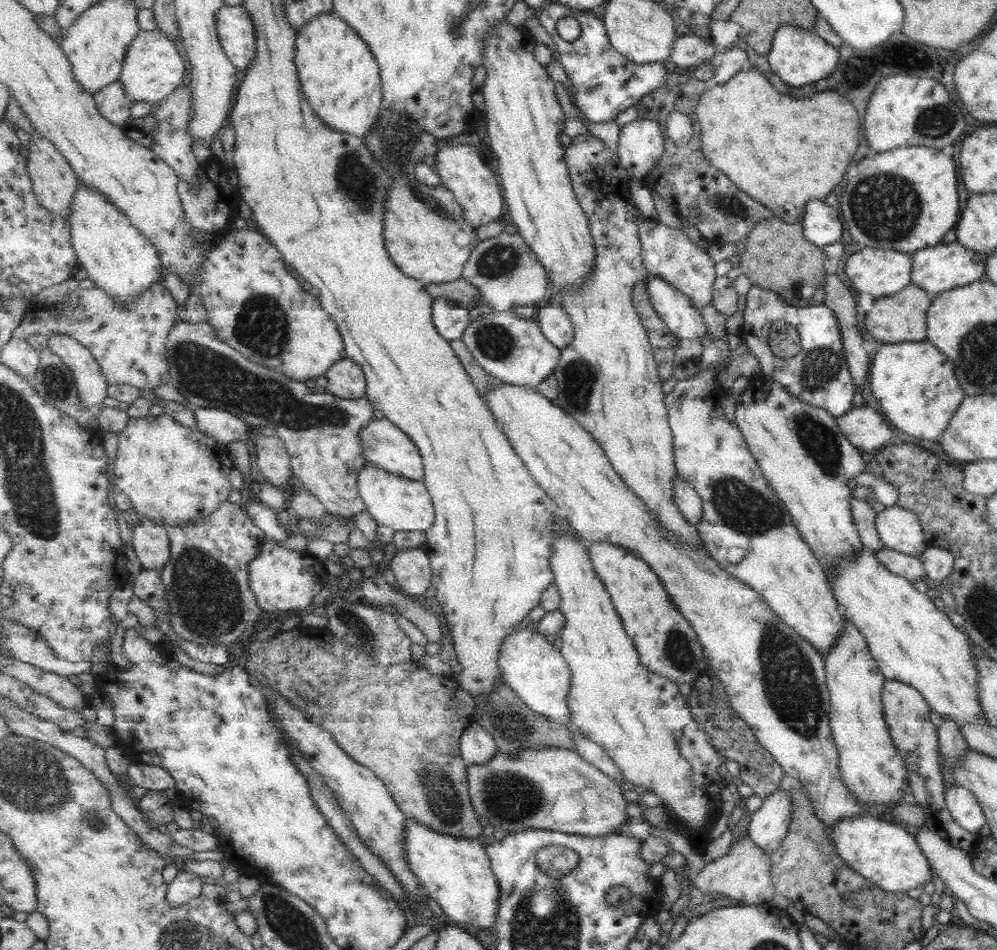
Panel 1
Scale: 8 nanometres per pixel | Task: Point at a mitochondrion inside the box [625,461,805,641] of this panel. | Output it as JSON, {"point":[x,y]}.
{"point":[744,509]}

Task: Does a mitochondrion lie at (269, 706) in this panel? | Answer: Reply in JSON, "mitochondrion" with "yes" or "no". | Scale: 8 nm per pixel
{"mitochondrion":"no"}

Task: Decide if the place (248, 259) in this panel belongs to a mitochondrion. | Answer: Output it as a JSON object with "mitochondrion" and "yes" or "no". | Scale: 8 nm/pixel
{"mitochondrion":"no"}

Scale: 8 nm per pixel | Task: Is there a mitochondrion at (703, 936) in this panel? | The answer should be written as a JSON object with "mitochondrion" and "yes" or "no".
{"mitochondrion":"no"}

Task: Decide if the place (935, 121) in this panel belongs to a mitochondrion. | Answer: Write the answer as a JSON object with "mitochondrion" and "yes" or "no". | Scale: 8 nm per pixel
{"mitochondrion":"yes"}

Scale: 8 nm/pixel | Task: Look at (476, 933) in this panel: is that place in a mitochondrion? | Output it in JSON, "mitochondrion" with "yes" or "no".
{"mitochondrion":"no"}

